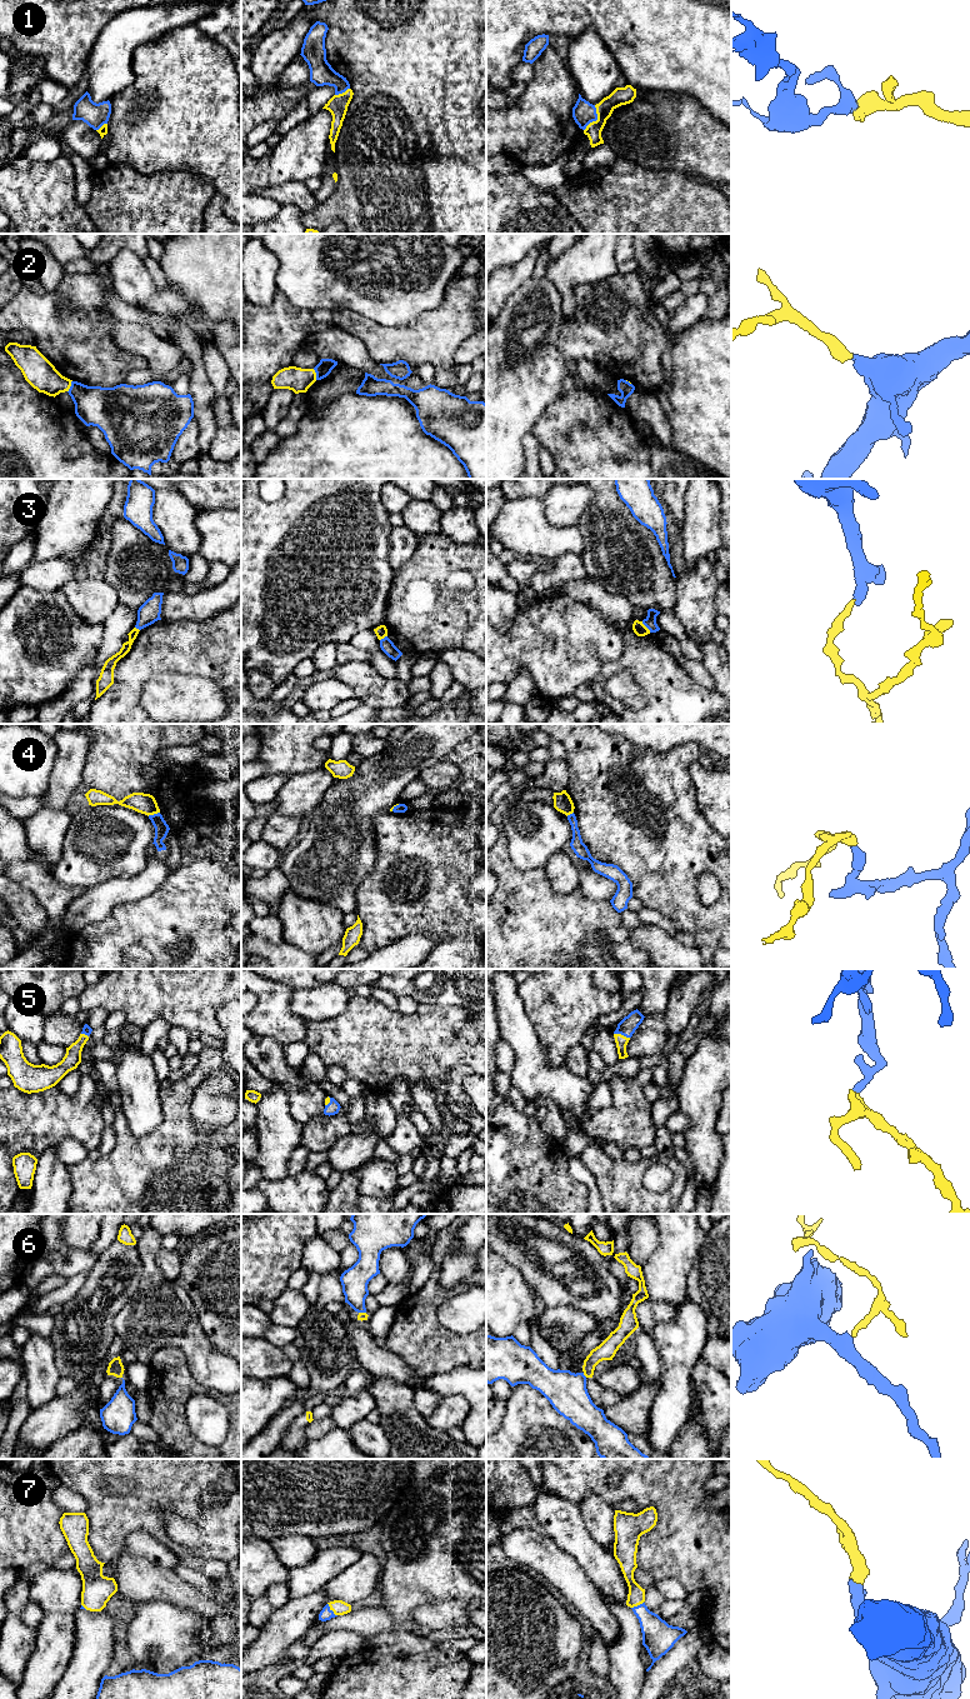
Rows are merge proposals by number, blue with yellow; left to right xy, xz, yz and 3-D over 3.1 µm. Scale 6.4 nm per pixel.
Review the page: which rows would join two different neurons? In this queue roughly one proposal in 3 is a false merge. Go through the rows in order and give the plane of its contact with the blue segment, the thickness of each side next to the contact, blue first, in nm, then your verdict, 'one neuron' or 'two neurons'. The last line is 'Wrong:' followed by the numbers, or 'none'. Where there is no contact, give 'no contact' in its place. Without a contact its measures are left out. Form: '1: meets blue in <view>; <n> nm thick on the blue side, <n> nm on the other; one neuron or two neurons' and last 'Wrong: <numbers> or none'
1: meets blue in yz; 150 nm thick on the blue side, 110 nm on the other; one neuron
2: meets blue in xy; 260 nm thick on the blue side, 190 nm on the other; one neuron
3: meets blue in yz; 80 nm thick on the blue side, 80 nm on the other; two neurons
4: meets blue in xy; 90 nm thick on the blue side, 130 nm on the other; two neurons
5: meets blue in yz; 110 nm thick on the blue side, 80 nm on the other; one neuron
6: meets blue in yz; 260 nm thick on the blue side, 120 nm on the other; two neurons
7: meets blue in xz; 80 nm thick on the blue side, 90 nm on the other; one neuron
Wrong: 3, 4, 6

